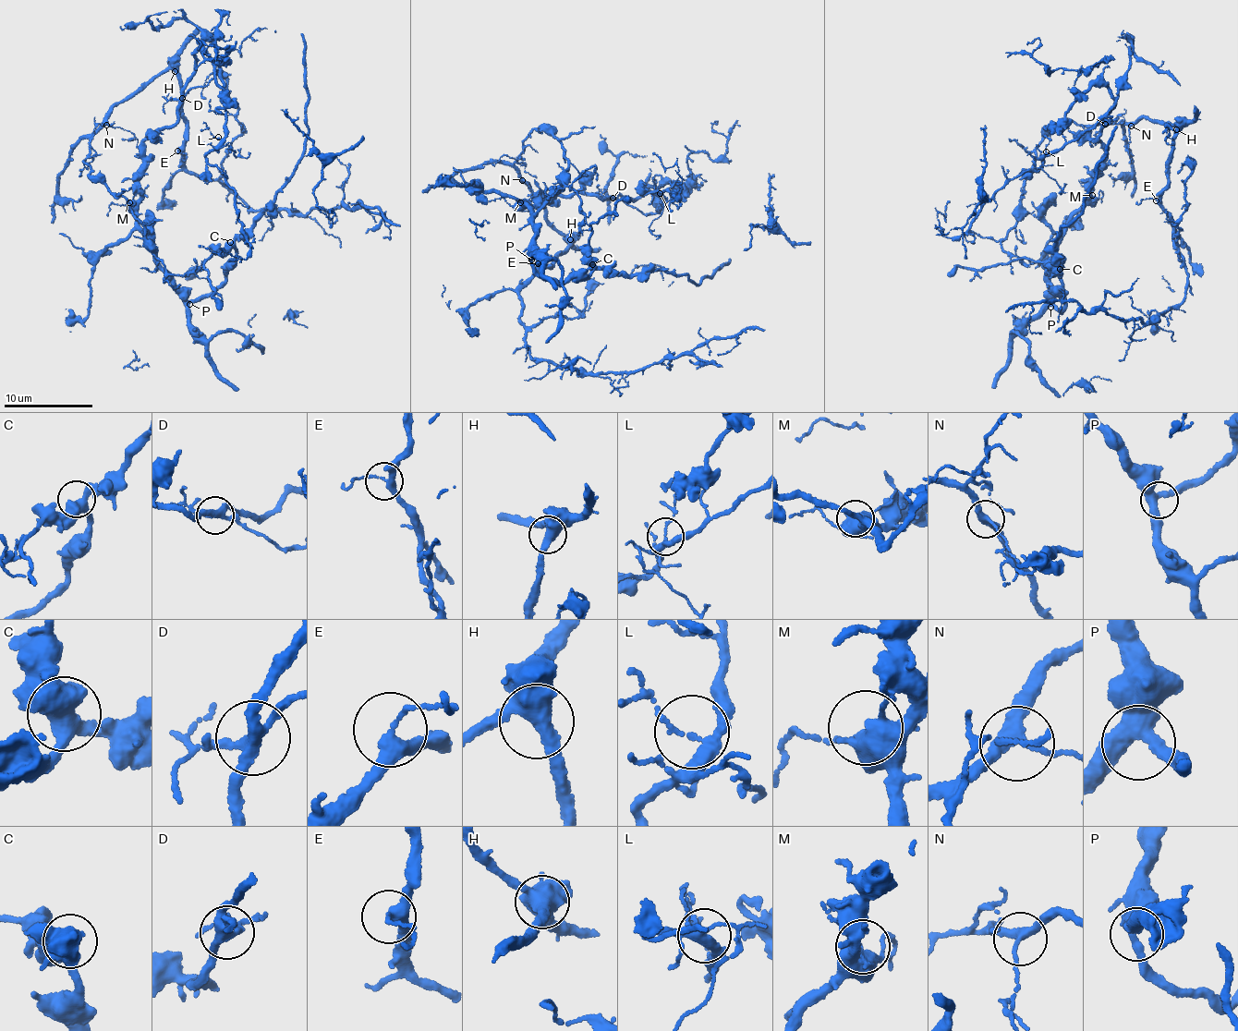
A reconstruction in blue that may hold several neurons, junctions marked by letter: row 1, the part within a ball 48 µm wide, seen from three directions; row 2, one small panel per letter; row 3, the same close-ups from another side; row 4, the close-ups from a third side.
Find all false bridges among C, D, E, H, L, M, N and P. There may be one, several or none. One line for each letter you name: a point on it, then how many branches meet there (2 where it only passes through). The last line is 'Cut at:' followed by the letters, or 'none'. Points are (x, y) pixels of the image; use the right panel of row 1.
D: Place: (1105, 124). Branches: 3
Cut at: D

